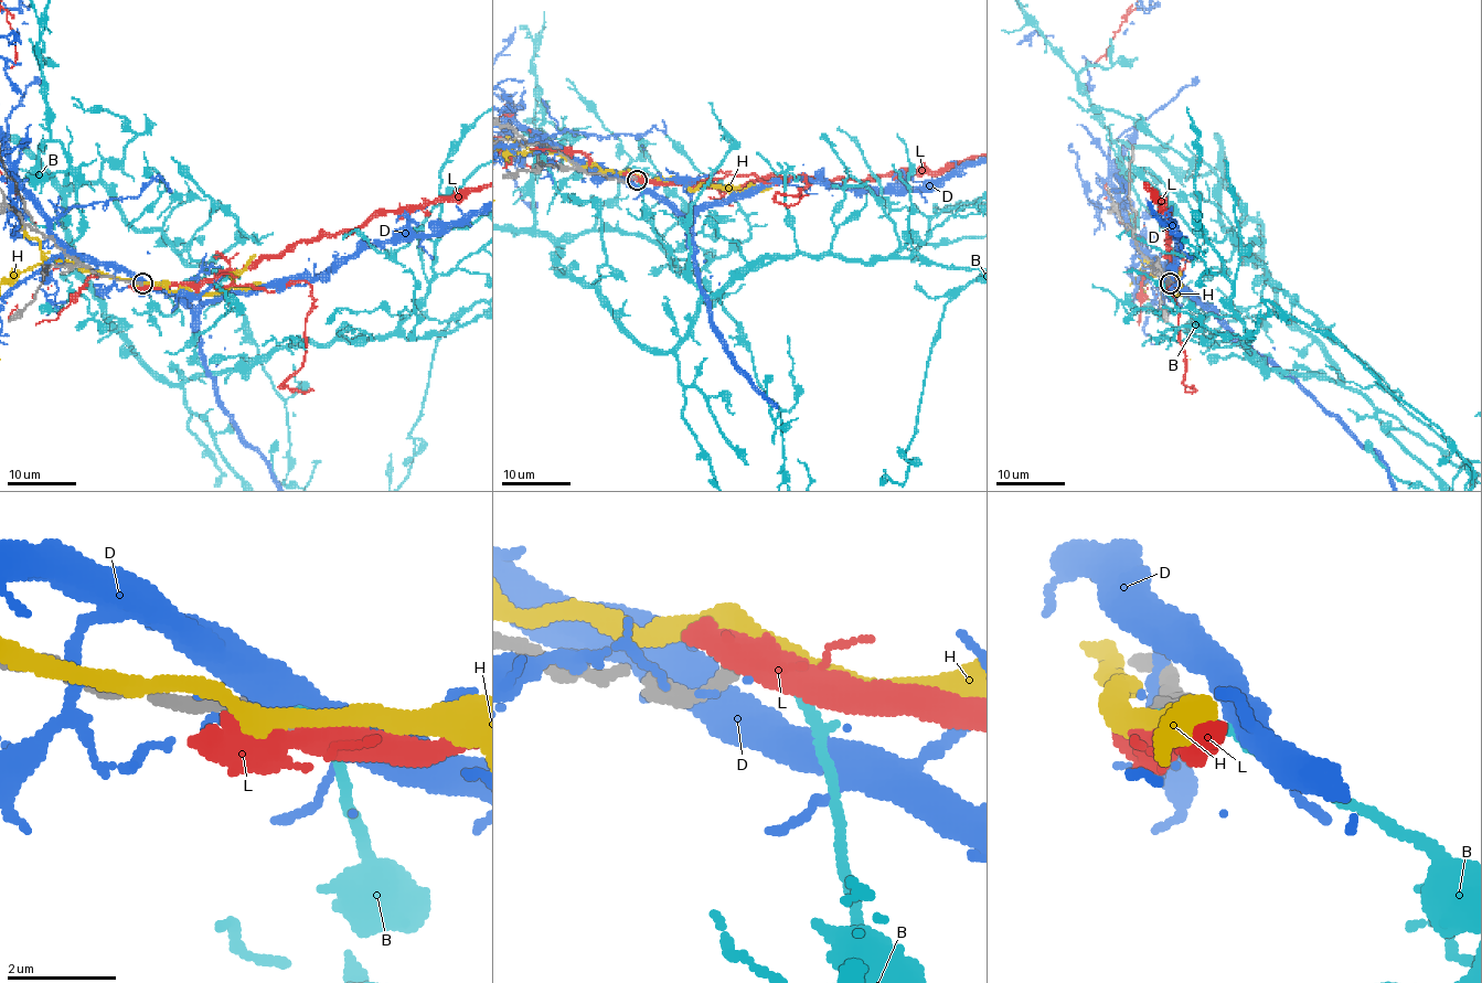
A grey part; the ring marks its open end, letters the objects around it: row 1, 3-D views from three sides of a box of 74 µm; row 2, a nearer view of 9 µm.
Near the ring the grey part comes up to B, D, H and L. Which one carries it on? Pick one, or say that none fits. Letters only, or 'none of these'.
none of these

